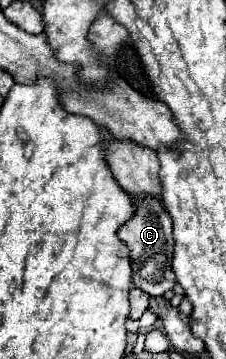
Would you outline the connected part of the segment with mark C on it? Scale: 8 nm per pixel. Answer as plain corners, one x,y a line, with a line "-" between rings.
137,198
135,204
135,216
127,224
123,224
117,232
117,236
129,246
131,250
131,266
133,266
133,284
147,292
151,298
163,296
165,292
173,290
175,286
175,274
171,268
171,256
173,256
173,226
171,216
159,202
159,198

